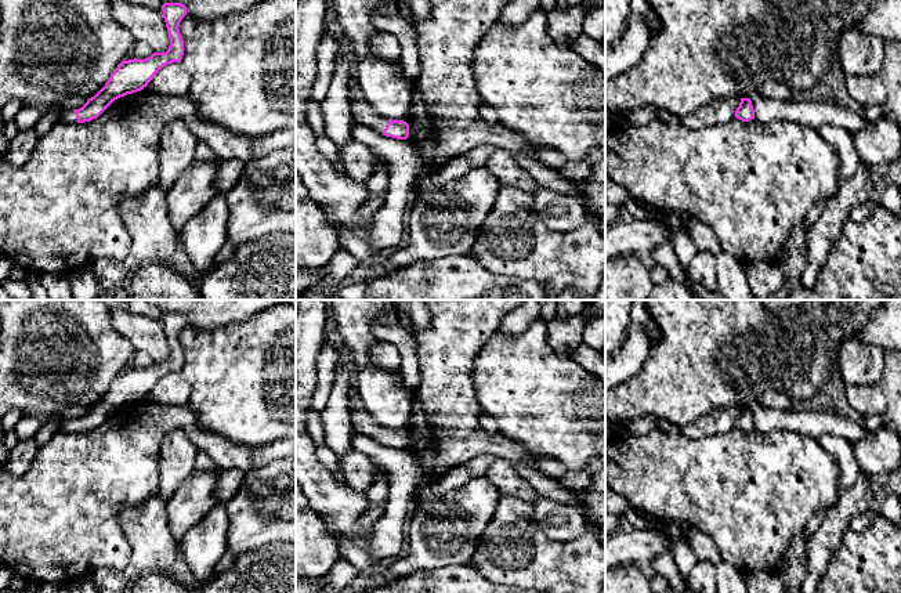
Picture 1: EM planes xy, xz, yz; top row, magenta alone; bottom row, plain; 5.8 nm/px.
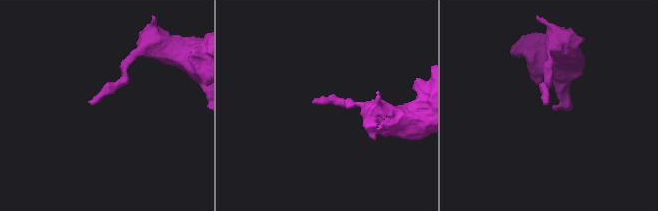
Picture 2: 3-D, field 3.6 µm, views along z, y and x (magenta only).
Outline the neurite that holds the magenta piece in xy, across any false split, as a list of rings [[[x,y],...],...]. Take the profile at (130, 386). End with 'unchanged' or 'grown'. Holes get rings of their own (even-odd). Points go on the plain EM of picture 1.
[[[164,312],[163,328],[170,347],[166,362],[153,362],[145,369],[122,370],[105,395],[79,419],[64,419],[58,433],[84,433],[97,429],[115,409],[144,399],[167,373],[181,372],[184,350],[180,332],[187,325],[181,312]]]; grown

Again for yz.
[[[741,408],[739,416],[735,420],[735,427],[742,431],[755,429],[755,420],[750,408]]]; unchanged

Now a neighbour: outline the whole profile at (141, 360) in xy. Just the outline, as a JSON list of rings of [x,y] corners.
[[[140,350],[134,351],[134,355],[131,359],[137,369],[145,369],[153,364],[152,357],[148,352],[140,351]]]

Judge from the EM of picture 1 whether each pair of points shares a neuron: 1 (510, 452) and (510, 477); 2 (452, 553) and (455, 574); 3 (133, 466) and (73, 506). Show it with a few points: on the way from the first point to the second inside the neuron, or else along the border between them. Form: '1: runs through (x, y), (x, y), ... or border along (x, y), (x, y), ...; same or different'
1: border along (498, 458), (506, 460); different
2: border along (467, 563), (448, 563), (422, 570); different
3: runs through (118, 466), (108, 467), (84, 491); same

